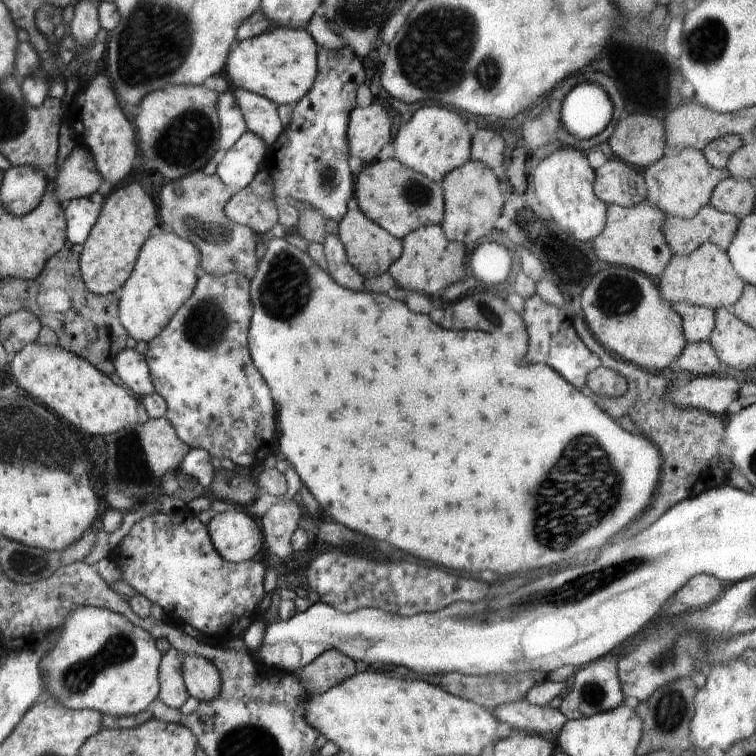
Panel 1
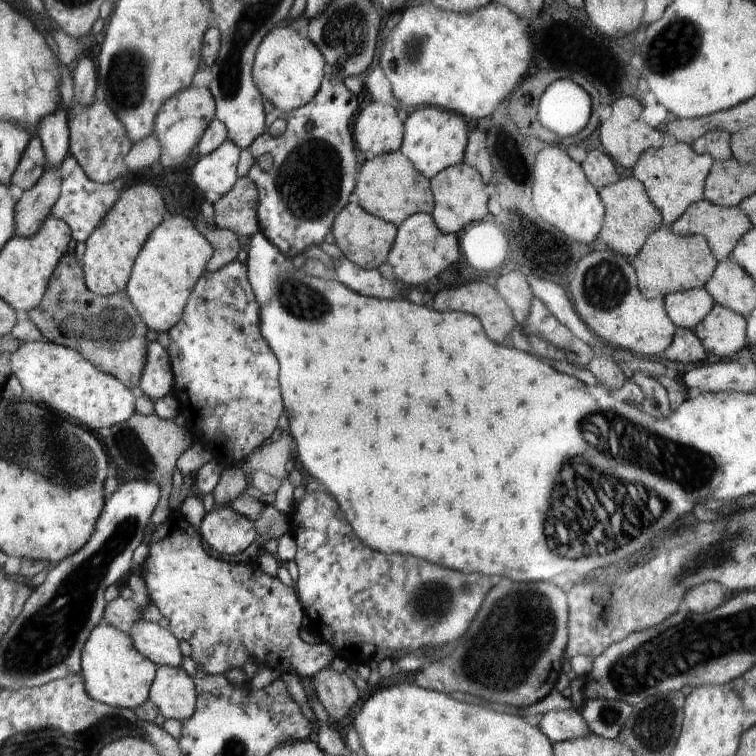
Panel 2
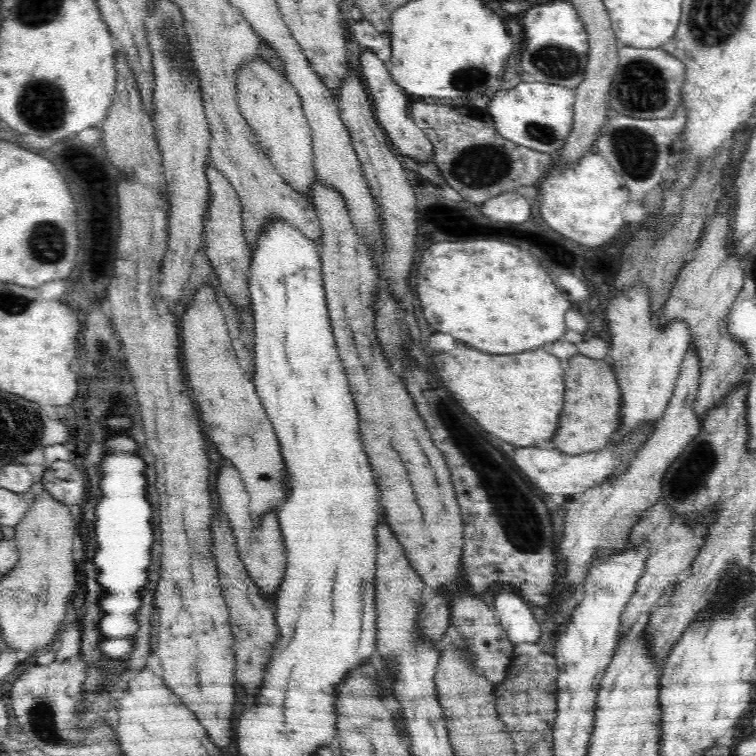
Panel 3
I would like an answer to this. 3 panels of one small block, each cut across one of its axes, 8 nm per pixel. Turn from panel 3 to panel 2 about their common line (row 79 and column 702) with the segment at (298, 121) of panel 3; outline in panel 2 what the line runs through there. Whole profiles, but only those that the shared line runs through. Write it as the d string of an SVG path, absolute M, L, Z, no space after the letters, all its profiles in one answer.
M662 225L646 238L640 254L632 261L636 272L638 290L644 298L664 297L679 290L705 288L712 278L718 261L714 258L706 238L701 235L680 236L670 230L669 225Z

